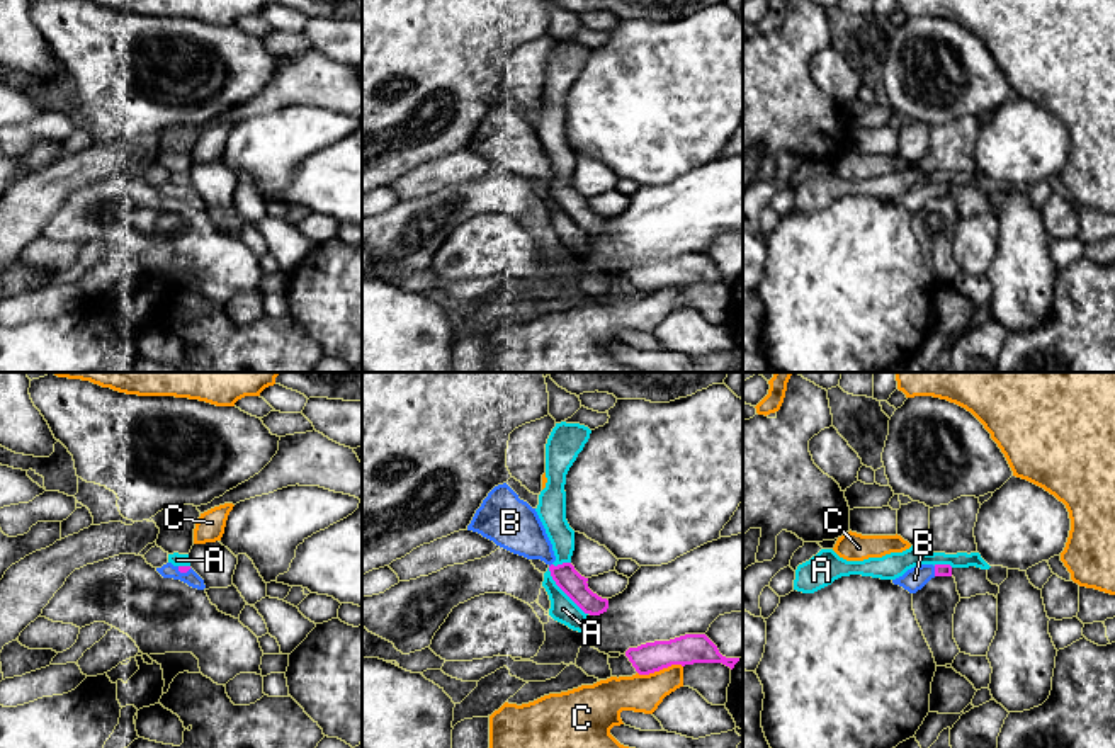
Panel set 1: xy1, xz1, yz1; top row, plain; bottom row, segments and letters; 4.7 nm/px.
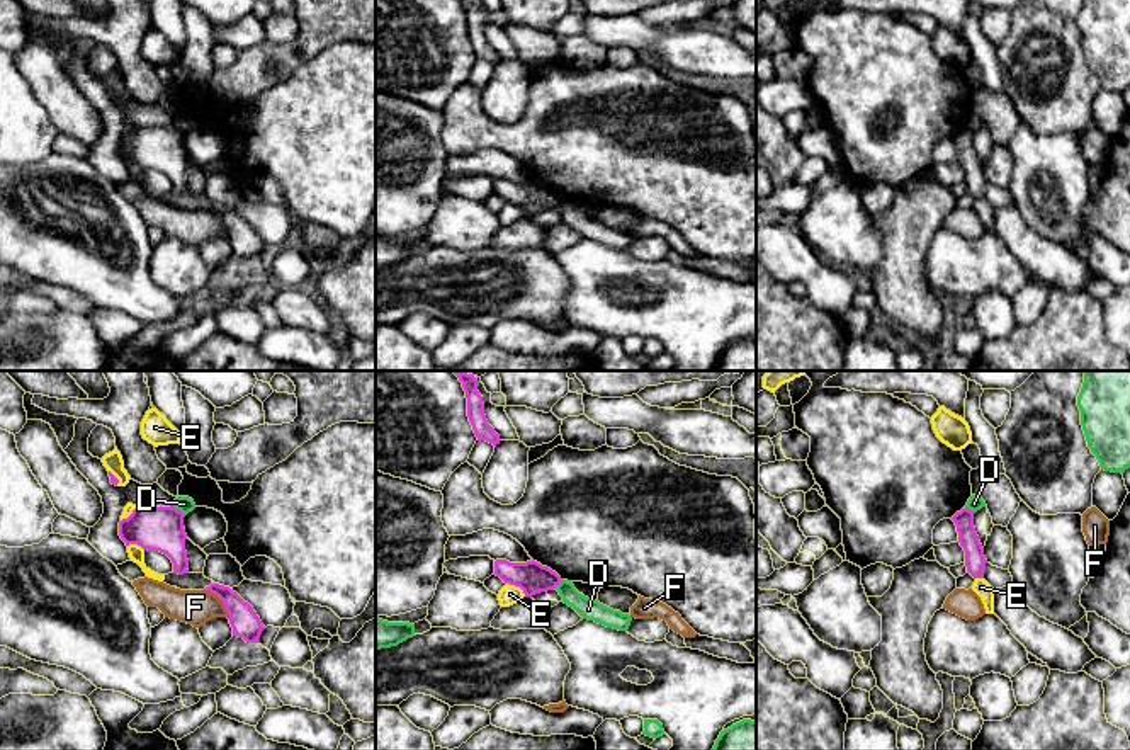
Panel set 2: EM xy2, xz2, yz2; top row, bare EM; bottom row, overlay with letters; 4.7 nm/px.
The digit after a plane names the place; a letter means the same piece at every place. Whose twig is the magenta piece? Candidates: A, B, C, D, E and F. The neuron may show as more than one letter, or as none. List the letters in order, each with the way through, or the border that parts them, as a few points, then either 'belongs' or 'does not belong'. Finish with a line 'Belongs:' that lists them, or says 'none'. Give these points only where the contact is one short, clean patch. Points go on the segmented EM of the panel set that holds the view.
A: border xz1 (548, 568), (553, 580), (587, 614); does not belong
B: way yz1 (940, 570), (935, 572), (925, 572), (915, 578); belongs
C: border xz1 (682, 665), (668, 665), (648, 674), (638, 674); does not belong
D: border xy2 (172, 505), (184, 516); does not belong
E: does not belong
F: border xy2 (204, 589), (221, 601), (230, 618); does not belong
Belongs: B

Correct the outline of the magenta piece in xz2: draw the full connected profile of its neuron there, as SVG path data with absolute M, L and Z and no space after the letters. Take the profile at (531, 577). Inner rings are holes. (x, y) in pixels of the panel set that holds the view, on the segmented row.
M506 560L494 561L494 575L505 583L520 587L525 597L532 597L540 592L554 590L562 580L547 566L537 561L510 563Z

